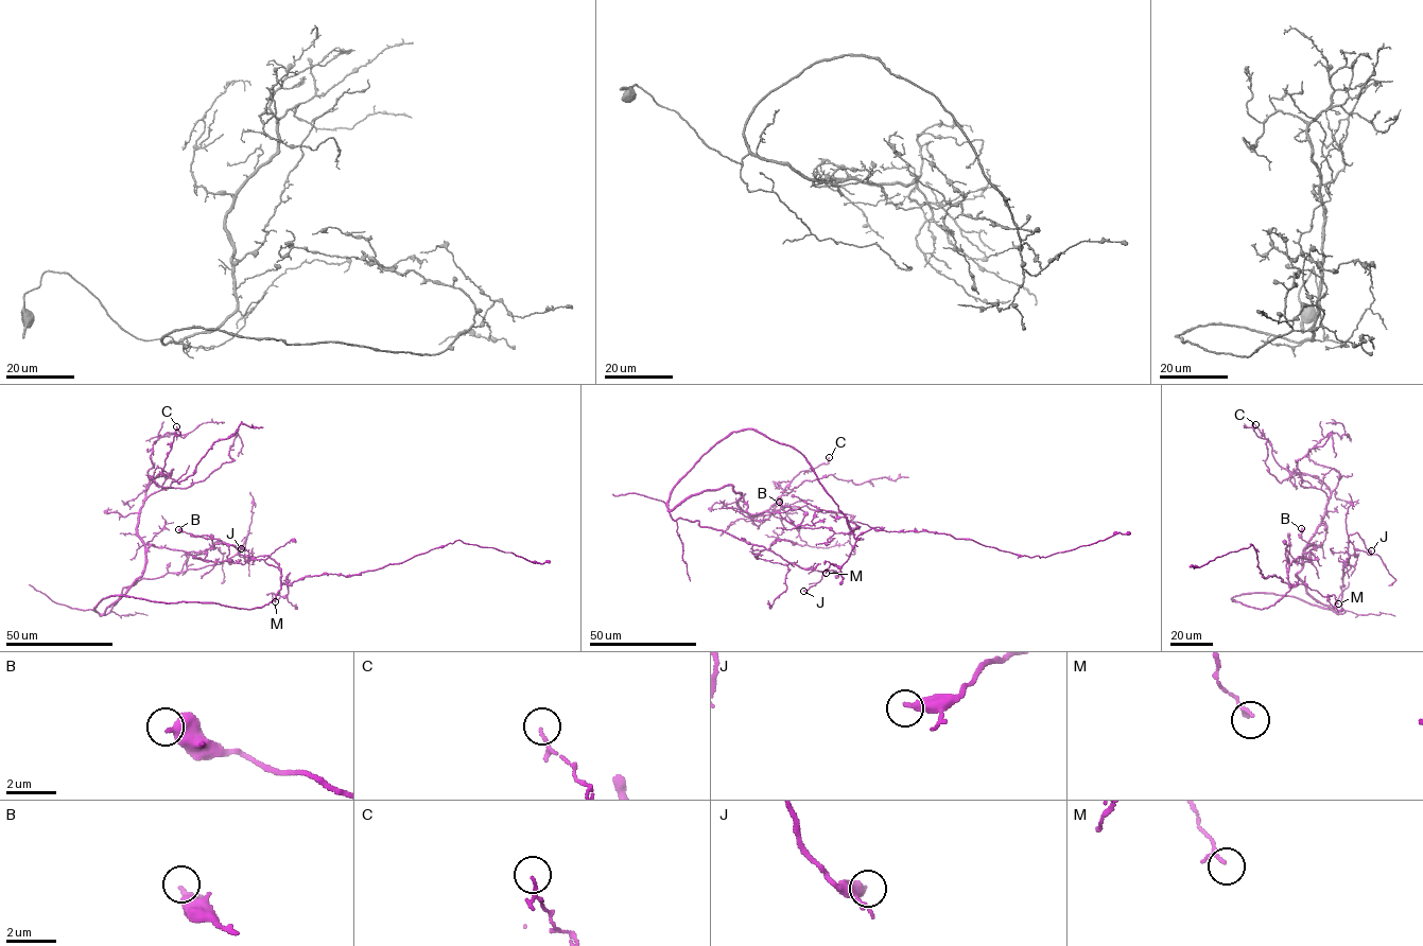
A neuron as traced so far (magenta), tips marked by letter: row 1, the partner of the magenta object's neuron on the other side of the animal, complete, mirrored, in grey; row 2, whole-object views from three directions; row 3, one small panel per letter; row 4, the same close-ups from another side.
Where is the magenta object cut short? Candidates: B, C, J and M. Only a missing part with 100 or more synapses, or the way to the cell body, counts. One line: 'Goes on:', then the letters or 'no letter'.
Goes on: no letter

